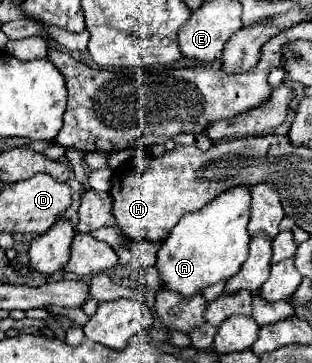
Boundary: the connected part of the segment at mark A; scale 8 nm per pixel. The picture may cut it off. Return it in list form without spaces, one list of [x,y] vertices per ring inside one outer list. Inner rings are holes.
[[[238,187],[218,195],[206,209],[184,215],[158,249],[154,267],[160,277],[160,287],[176,291],[182,297],[192,297],[210,285],[234,277],[248,257],[248,203],[250,189]]]

